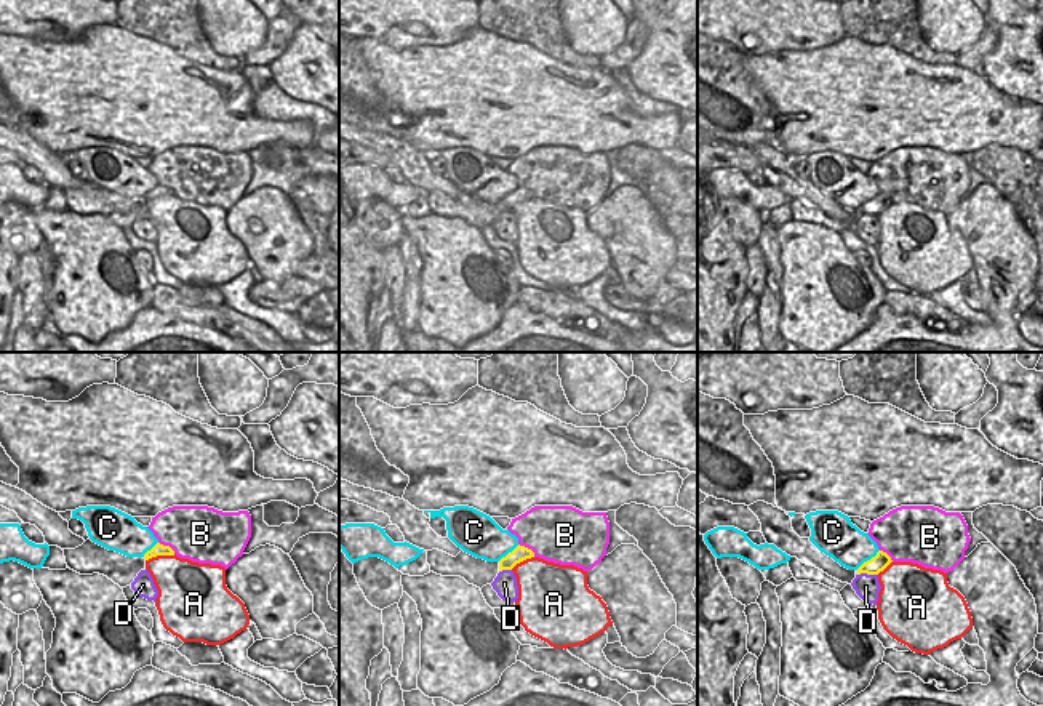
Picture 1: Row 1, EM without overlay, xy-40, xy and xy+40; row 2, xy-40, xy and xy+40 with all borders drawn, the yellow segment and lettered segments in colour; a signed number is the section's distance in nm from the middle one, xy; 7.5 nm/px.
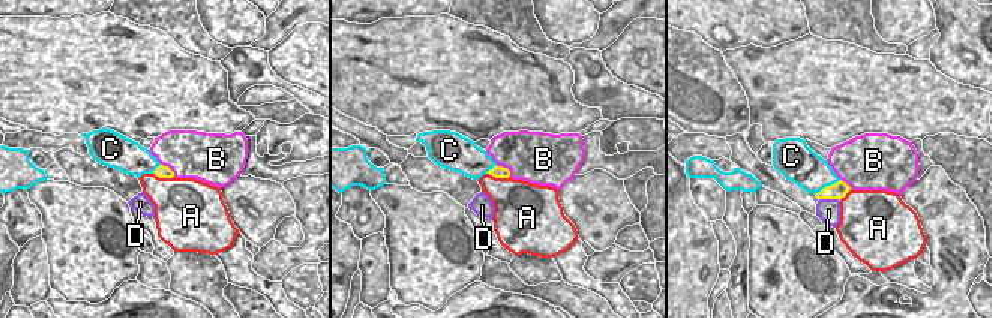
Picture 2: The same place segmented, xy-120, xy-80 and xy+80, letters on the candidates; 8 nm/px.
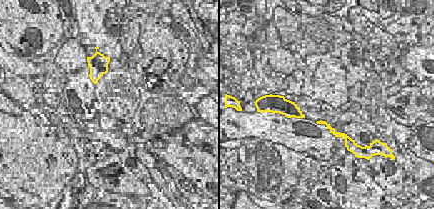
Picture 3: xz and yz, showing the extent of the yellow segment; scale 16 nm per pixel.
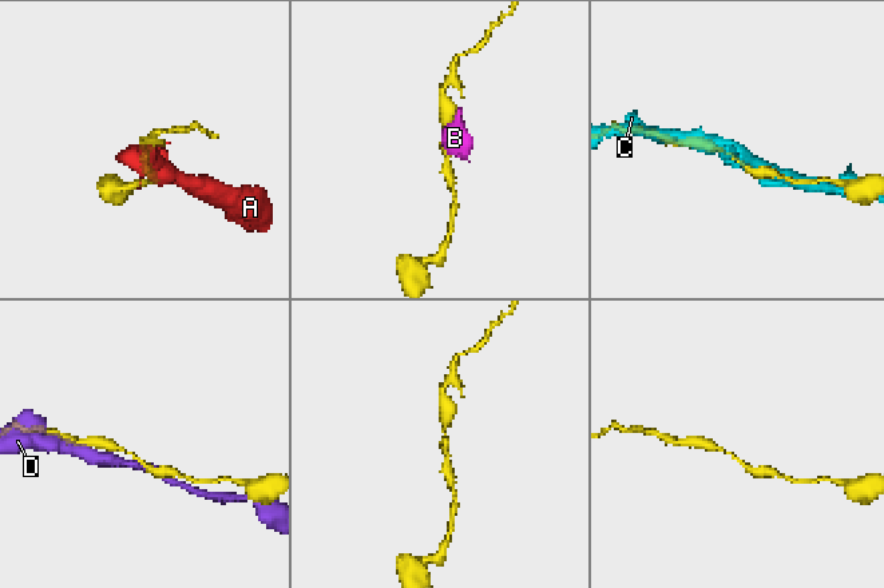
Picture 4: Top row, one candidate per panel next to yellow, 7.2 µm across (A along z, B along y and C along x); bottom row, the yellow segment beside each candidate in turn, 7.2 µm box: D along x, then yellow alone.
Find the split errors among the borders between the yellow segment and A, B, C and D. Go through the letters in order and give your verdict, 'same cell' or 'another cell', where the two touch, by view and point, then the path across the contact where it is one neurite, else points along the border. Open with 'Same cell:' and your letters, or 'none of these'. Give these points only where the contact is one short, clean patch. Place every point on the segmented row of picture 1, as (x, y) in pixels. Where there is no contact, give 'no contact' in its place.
Same cell: B
A: another cell | xy-40 (160, 554)
B: same cell | xy (527, 548)
C: another cell | xy+40 (867, 561)
D: another cell | xy+40 (866, 572)

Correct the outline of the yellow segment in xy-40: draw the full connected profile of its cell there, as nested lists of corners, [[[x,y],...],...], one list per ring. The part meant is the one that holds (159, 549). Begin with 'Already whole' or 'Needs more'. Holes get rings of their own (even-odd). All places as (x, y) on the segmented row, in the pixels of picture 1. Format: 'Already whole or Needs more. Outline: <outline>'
Needs more. Outline: [[[173,506],[147,527],[158,543],[144,554],[178,556],[198,564],[221,565],[226,570],[243,556],[251,538],[248,511],[222,512],[208,506]]]

